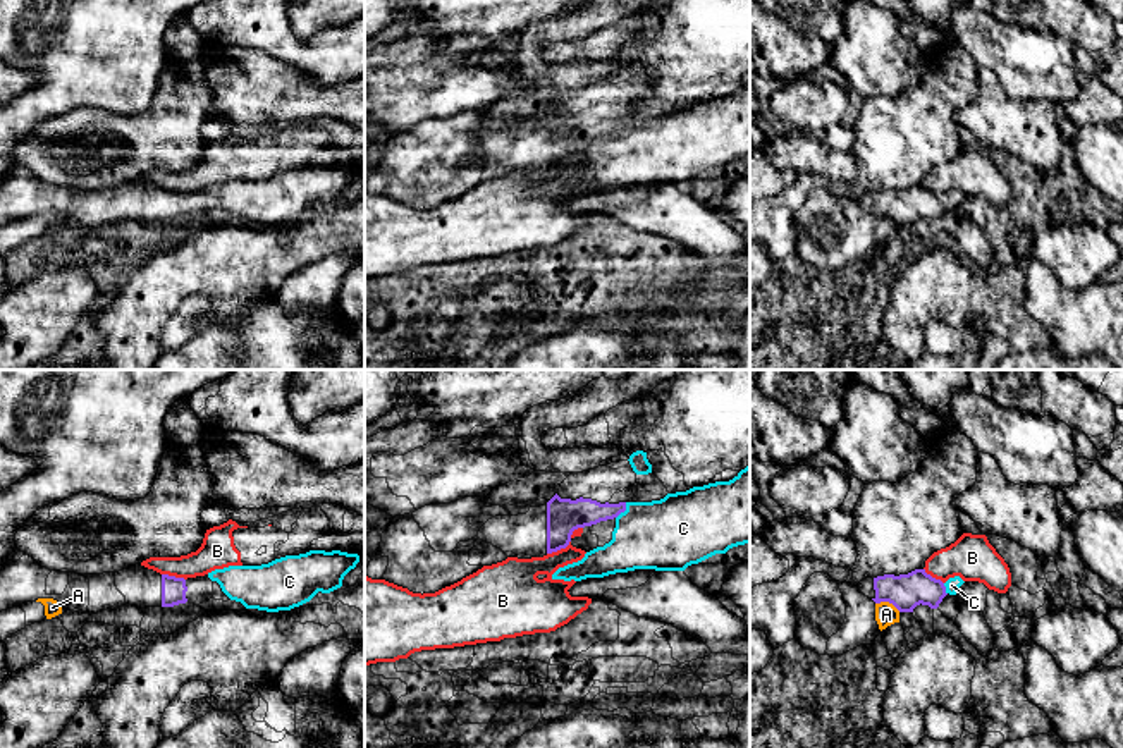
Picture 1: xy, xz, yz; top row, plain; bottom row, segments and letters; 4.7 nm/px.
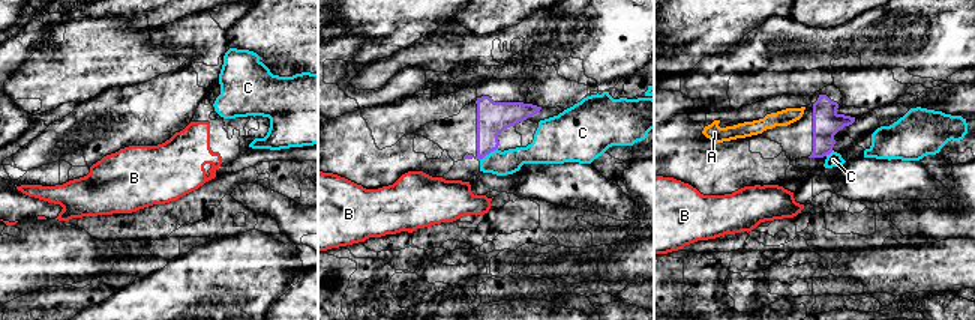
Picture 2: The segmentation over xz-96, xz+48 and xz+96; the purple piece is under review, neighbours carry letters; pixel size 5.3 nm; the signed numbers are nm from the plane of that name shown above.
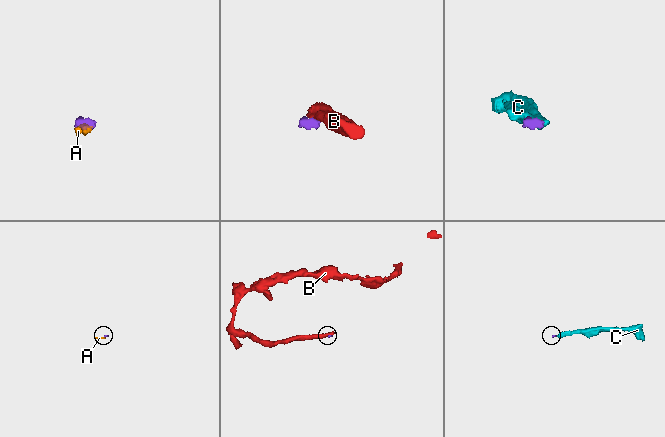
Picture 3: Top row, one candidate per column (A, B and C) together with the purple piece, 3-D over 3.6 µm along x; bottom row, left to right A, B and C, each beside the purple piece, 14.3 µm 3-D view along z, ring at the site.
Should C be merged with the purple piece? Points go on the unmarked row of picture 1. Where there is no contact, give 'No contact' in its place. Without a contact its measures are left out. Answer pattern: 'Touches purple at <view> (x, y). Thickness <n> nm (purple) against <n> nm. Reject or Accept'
Touches purple at xz (623, 126). Thickness 140 nm (purple) against 340 nm. Accept

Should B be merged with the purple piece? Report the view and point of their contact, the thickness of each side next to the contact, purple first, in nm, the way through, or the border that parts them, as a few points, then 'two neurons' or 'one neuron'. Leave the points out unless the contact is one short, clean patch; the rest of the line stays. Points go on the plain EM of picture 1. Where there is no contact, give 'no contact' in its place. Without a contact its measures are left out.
xz (559, 164) | 160/220 nm | along xz (570, 155), (564, 162), (547, 169) | two neurons

